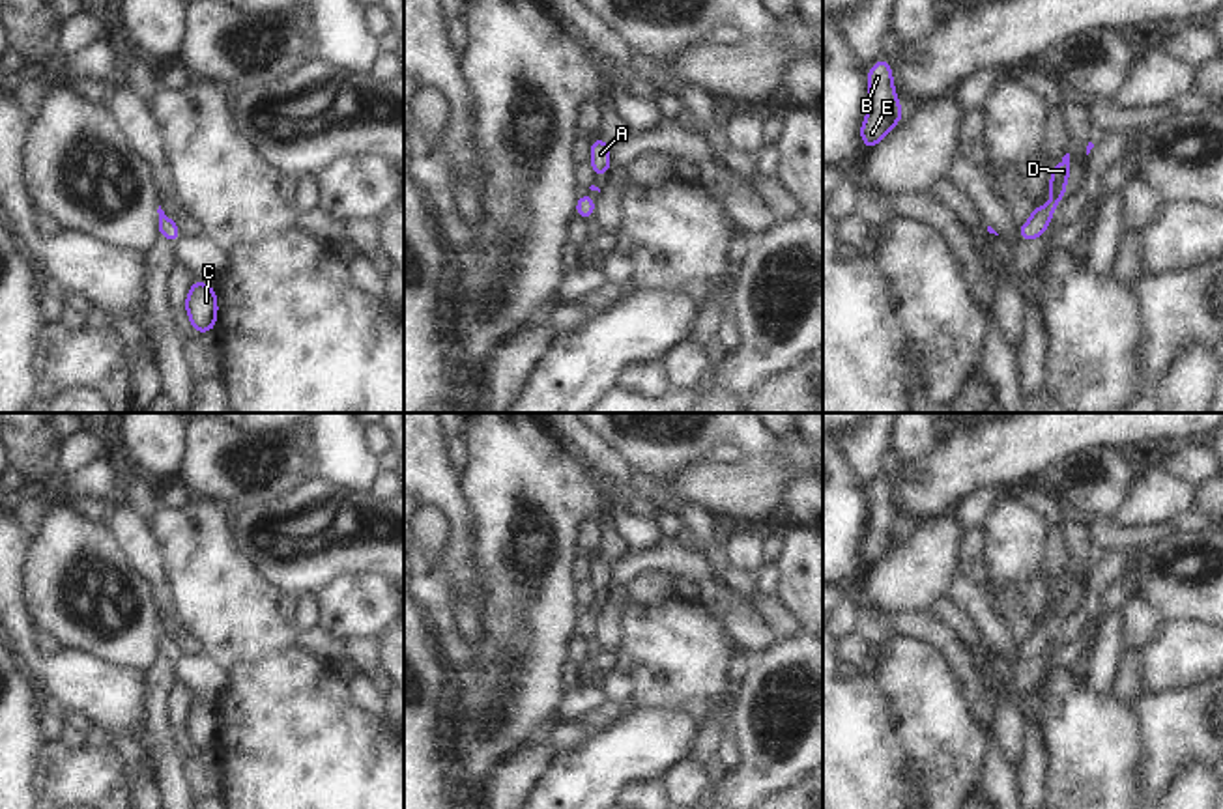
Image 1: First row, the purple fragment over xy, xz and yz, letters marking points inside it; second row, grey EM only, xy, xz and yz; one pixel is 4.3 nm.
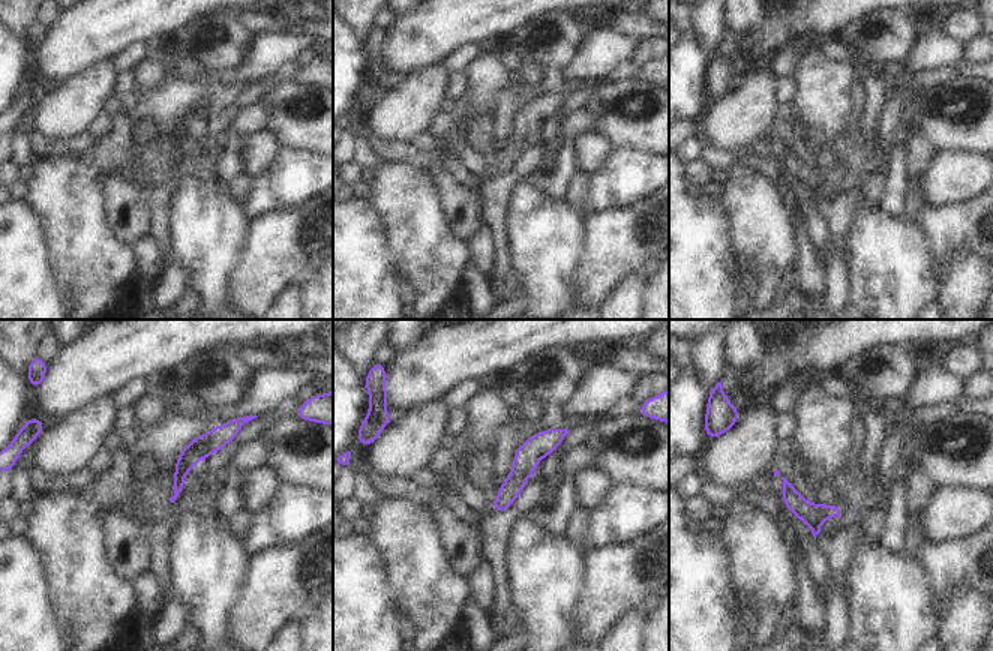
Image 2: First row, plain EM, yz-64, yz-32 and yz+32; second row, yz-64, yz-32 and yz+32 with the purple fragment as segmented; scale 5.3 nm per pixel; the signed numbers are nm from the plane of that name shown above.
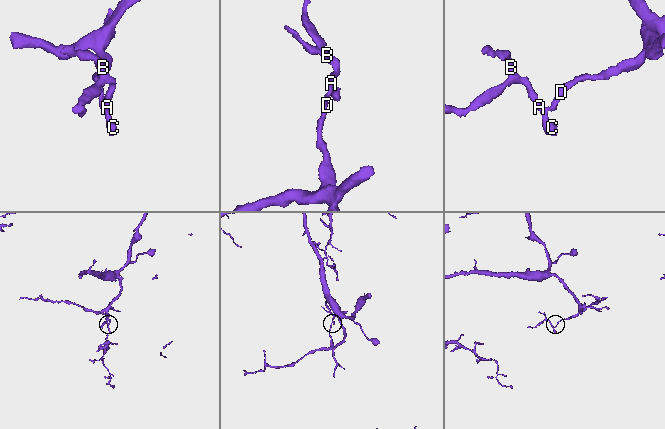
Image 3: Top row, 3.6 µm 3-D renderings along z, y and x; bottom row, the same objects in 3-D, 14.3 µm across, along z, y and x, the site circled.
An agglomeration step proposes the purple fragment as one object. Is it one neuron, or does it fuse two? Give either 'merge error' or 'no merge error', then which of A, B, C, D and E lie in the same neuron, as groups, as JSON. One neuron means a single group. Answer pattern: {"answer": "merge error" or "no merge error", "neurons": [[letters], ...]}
{"answer": "no merge error", "neurons": [["A", "B", "C", "D", "E"]]}

